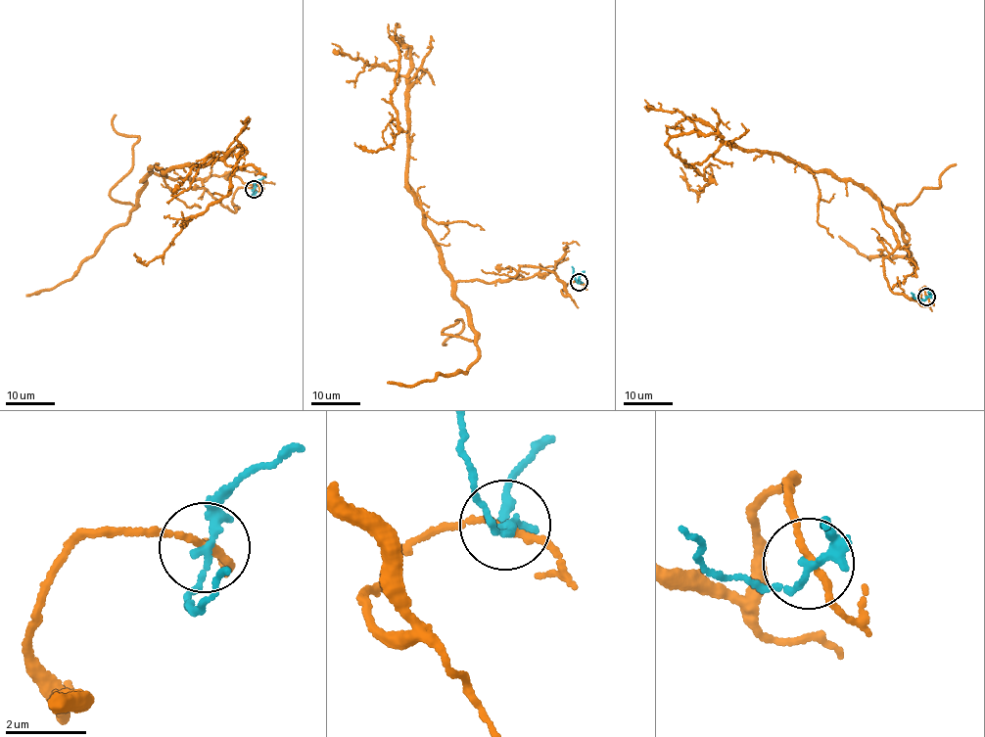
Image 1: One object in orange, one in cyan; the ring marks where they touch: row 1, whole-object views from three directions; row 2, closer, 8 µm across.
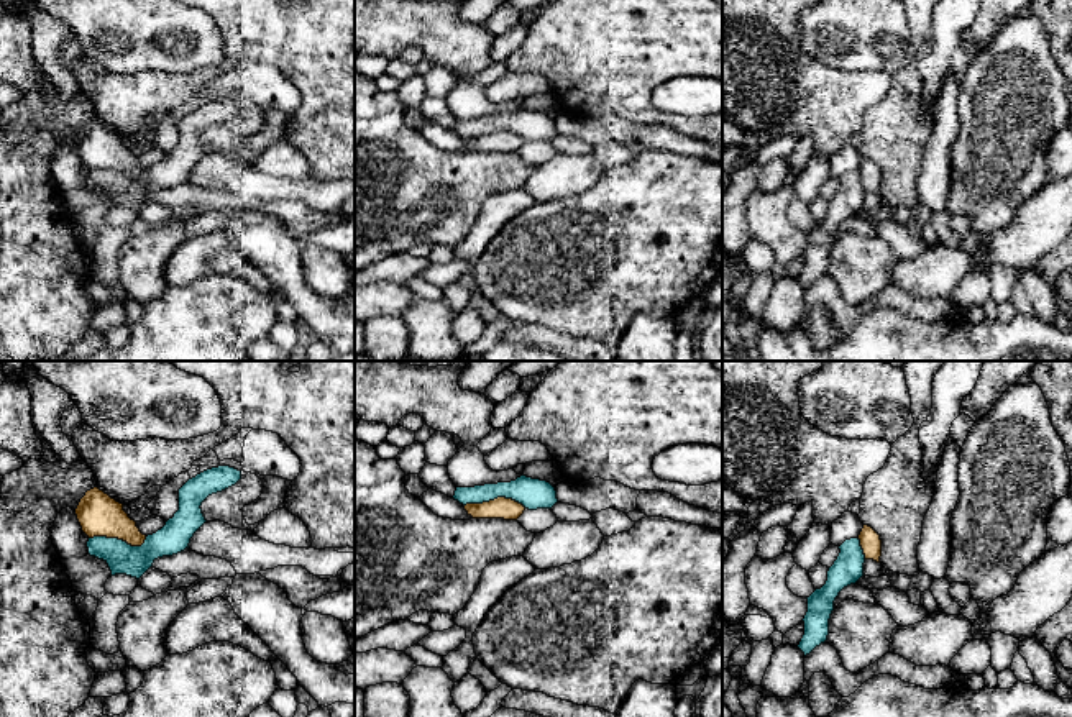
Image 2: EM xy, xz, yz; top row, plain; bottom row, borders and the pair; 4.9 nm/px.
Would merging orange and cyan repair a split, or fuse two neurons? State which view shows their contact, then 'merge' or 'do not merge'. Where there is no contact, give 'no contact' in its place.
contact in xy; do not merge

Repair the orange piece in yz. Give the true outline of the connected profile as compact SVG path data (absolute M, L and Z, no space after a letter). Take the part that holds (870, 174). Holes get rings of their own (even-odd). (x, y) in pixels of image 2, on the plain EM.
M864 158L860 167L860 179L864 182L865 192L873 192L880 195L882 189L882 172L880 167L868 158Z

